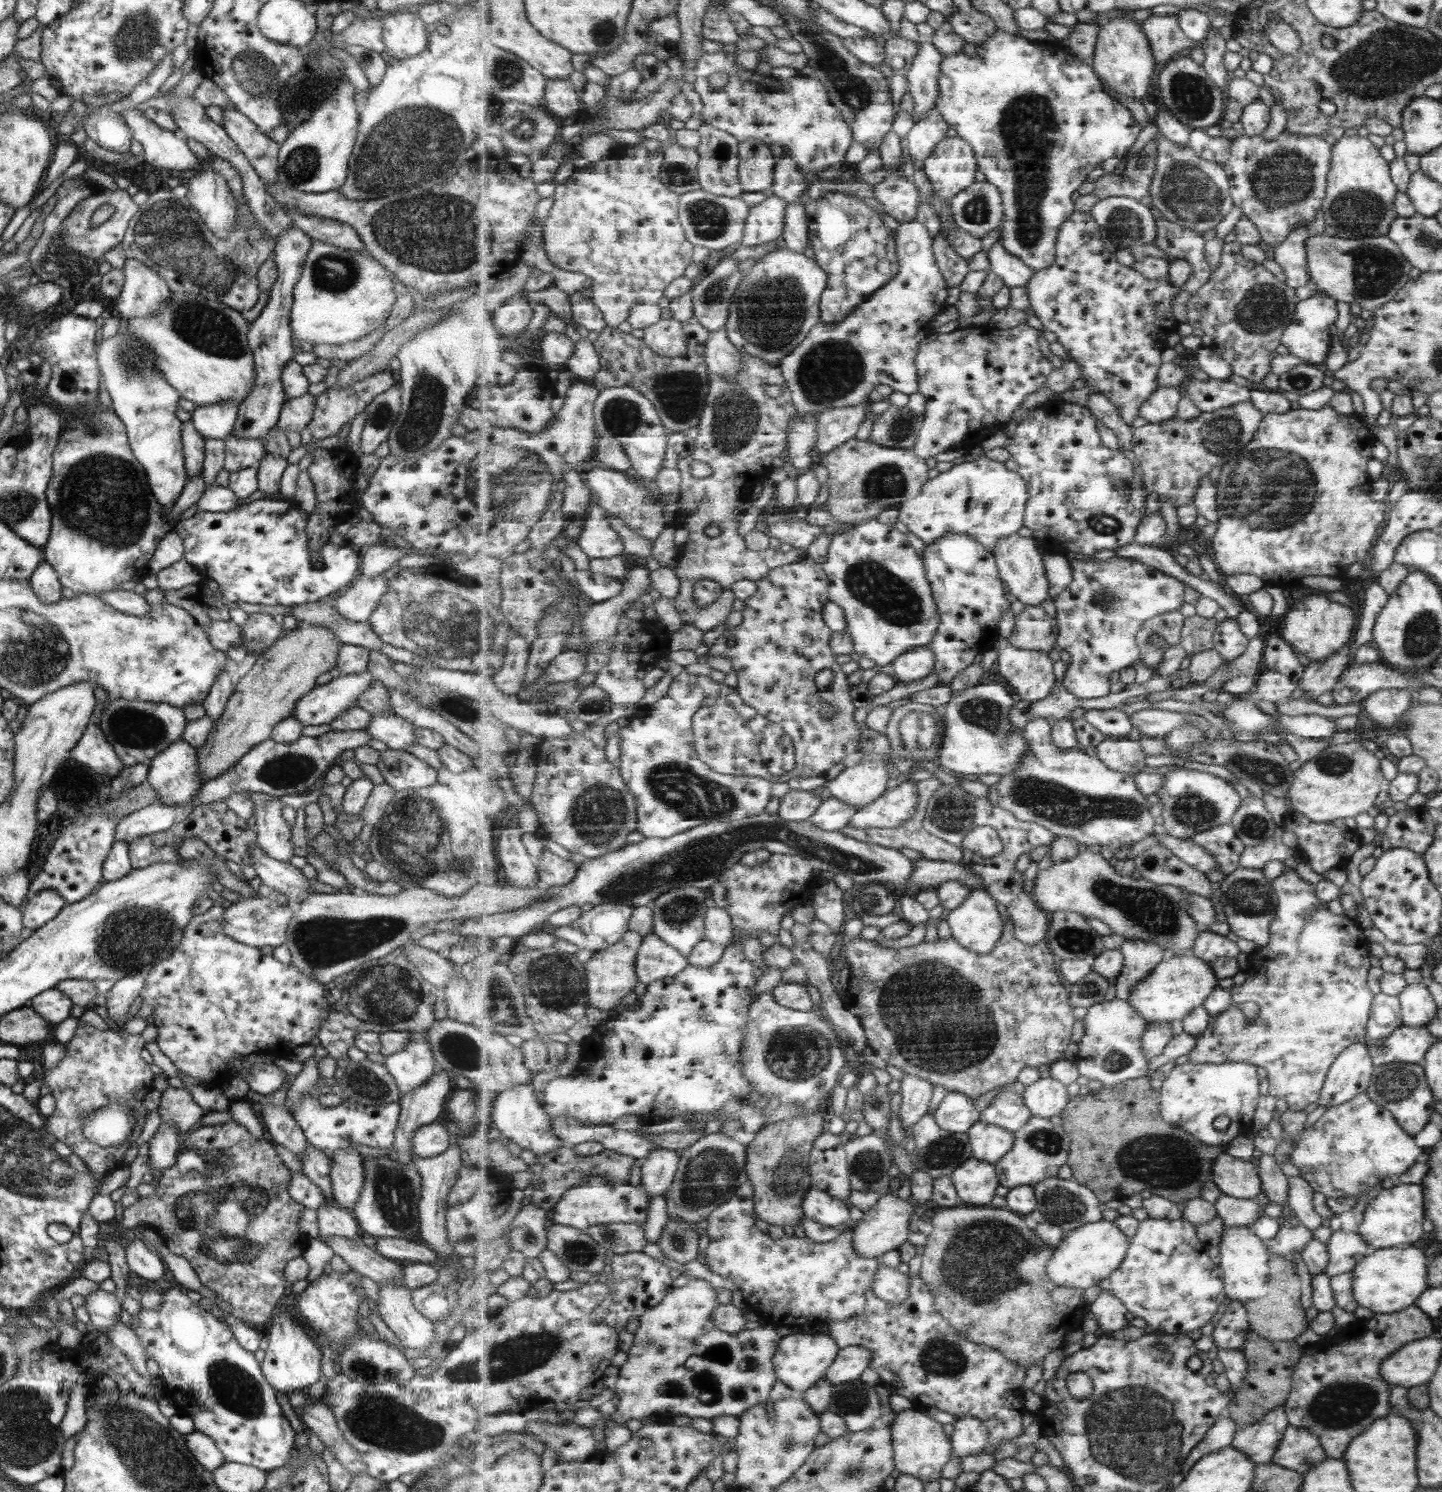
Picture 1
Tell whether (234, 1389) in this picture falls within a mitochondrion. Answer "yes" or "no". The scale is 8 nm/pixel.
yes

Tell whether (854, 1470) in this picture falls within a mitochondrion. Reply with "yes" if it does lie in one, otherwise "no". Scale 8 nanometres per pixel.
yes

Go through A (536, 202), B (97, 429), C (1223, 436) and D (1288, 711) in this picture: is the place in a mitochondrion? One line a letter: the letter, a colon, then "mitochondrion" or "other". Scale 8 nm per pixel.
A: other
B: mitochondrion
C: mitochondrion
D: other

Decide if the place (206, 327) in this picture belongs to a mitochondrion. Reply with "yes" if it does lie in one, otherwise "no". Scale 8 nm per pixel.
yes

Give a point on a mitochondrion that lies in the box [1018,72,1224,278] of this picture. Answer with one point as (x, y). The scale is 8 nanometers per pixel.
(1125, 228)

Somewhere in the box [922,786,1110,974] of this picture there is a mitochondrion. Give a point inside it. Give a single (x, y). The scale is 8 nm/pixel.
(952, 814)

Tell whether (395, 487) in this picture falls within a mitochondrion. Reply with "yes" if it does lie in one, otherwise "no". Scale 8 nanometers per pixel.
no

